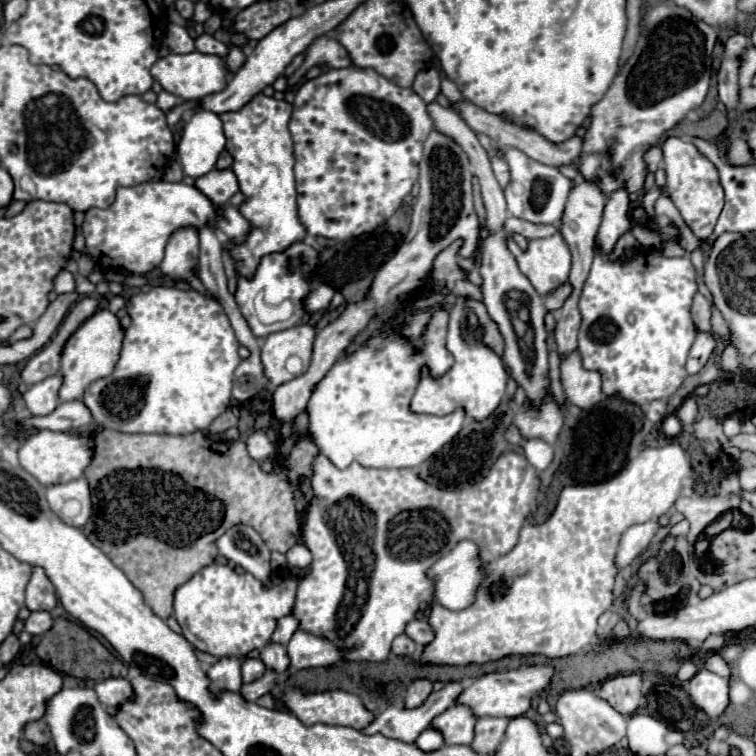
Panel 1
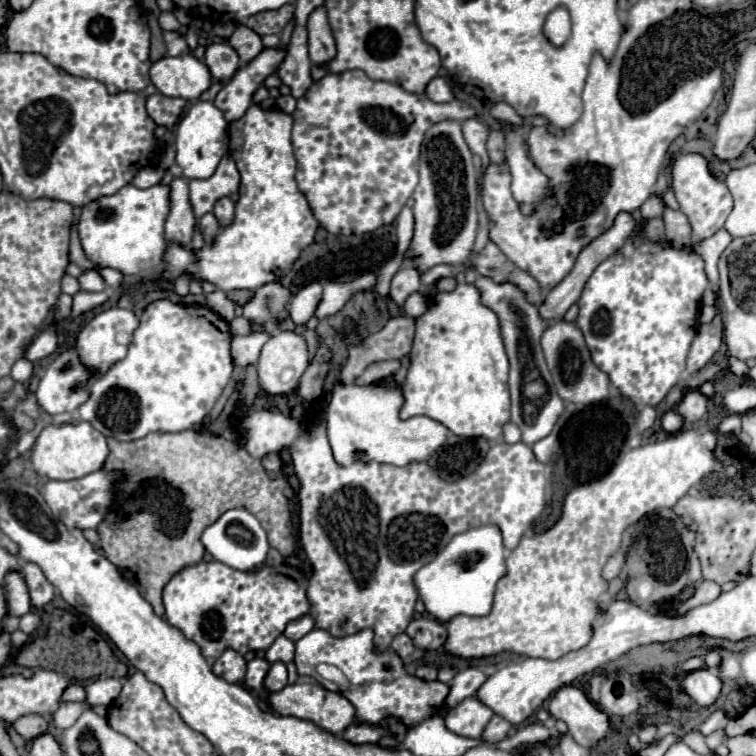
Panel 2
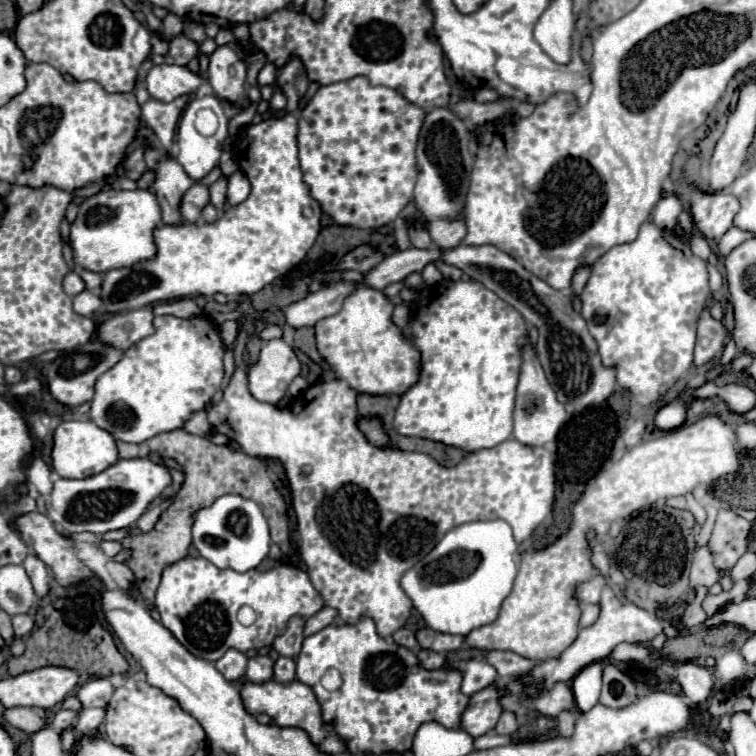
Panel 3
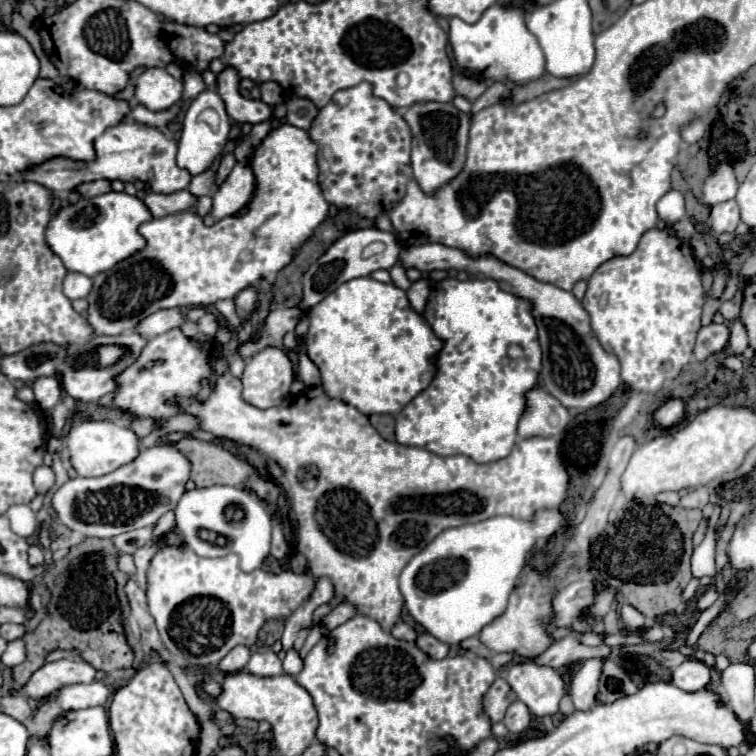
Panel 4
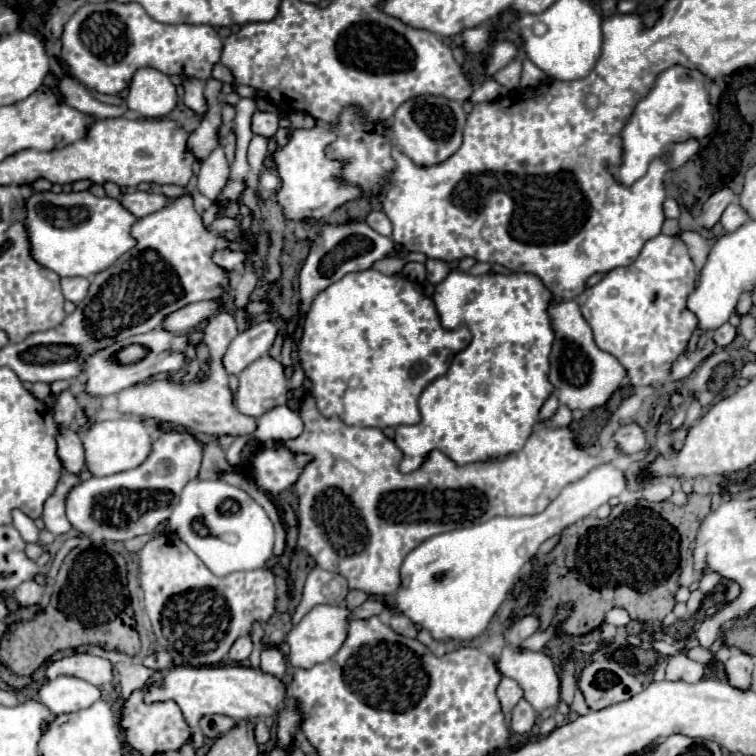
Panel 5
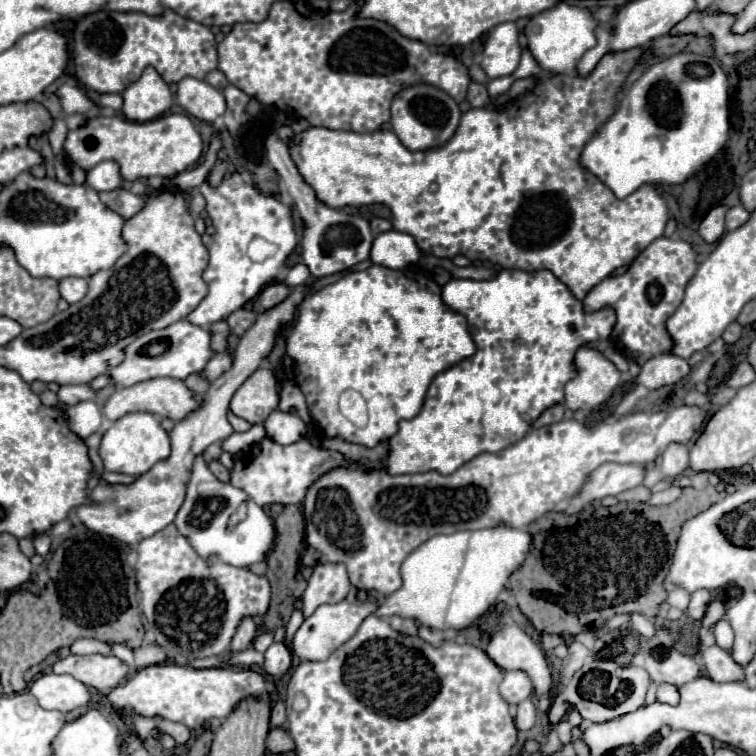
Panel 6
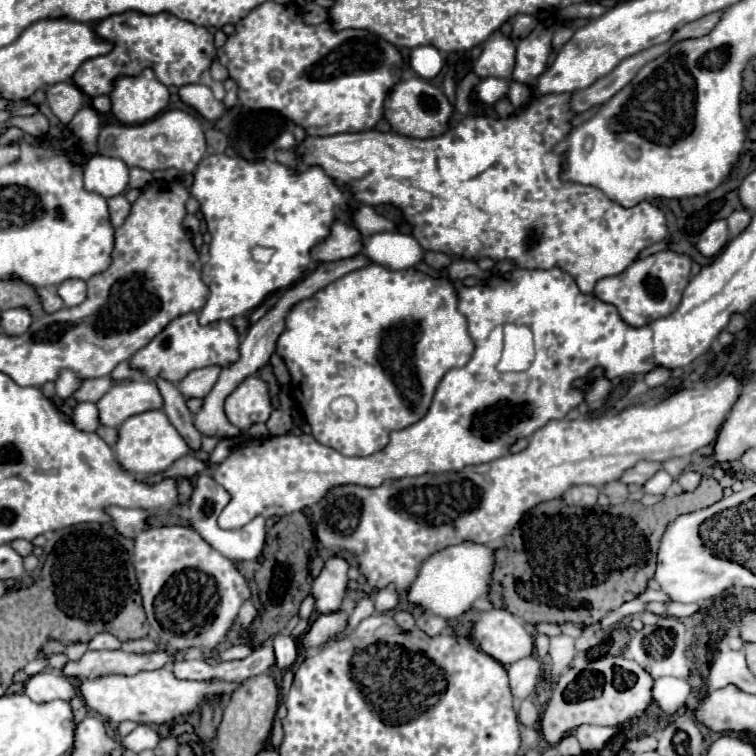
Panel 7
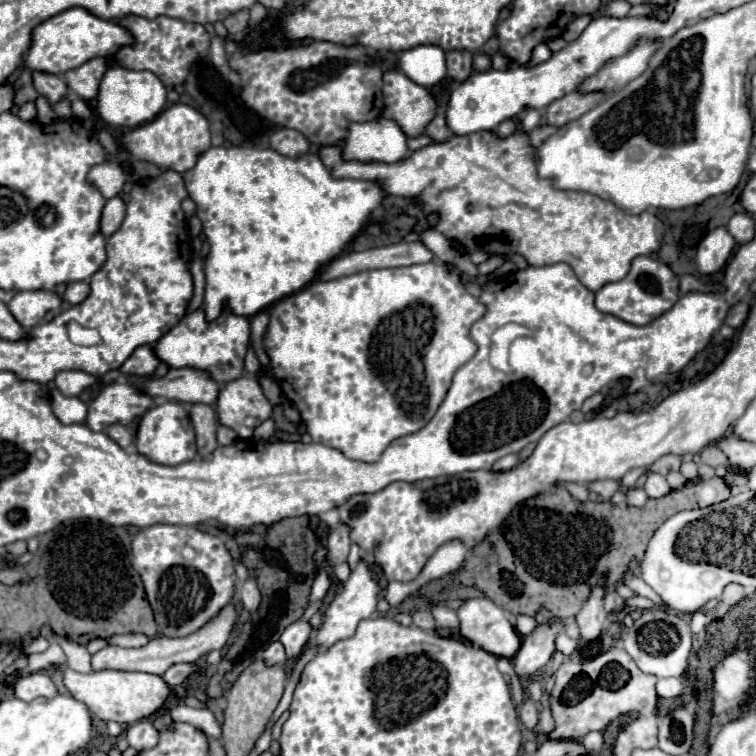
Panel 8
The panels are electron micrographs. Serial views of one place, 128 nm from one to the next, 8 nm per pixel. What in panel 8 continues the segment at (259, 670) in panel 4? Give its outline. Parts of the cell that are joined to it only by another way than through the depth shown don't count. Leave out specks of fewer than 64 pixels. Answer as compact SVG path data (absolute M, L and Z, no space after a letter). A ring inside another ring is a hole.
M298 620L298 622L290 624L290 626L282 632L282 636L280 636L280 642L284 644L286 656L288 656L290 660L298 658L300 650L302 650L304 644L308 642L308 638L310 638L310 624L308 624L308 622Z

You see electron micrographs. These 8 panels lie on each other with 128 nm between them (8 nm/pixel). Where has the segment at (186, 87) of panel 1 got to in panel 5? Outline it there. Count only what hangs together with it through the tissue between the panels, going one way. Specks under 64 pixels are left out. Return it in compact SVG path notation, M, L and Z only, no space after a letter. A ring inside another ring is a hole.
M140 68L126 96L126 106L134 112L140 112L144 118L162 118L174 110L178 102L176 86L170 78L154 68Z

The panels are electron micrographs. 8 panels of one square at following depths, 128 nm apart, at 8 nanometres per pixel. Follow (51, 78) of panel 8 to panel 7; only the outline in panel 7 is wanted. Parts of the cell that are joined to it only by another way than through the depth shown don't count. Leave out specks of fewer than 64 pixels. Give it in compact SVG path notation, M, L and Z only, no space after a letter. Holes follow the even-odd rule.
M60 82L48 88L46 92L46 100L50 110L64 122L68 124L72 120L72 116L82 108L82 98L84 94L80 94L82 90L76 88L76 84L72 82Z

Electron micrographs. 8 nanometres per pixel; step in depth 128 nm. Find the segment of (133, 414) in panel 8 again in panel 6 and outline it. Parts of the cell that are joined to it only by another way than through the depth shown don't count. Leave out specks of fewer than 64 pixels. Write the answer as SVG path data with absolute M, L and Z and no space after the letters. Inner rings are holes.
M152 378L152 380L138 382L138 384L130 386L130 388L118 388L108 398L102 412L110 420L118 420L118 418L122 418L122 416L126 416L130 412L150 412L150 414L156 414L160 418L170 418L172 422L180 422L190 412L198 410L200 404L202 404L202 398L198 394L194 394L182 380L176 380L176 378Z

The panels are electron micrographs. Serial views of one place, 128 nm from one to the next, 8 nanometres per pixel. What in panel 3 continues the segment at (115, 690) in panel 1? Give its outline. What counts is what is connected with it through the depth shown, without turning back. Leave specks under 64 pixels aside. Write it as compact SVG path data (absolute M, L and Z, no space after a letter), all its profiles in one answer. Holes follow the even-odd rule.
M96 678L86 682L80 690L78 690L78 698L82 702L82 708L104 708L110 698L112 698L114 686L110 684L108 678Z

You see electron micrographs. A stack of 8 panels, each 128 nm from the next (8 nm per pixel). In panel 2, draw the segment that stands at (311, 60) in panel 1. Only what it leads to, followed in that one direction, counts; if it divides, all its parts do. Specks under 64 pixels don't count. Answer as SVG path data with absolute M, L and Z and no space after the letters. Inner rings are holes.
M320 6L308 18L308 56L314 64L330 64L336 58L336 42L328 24L326 10Z

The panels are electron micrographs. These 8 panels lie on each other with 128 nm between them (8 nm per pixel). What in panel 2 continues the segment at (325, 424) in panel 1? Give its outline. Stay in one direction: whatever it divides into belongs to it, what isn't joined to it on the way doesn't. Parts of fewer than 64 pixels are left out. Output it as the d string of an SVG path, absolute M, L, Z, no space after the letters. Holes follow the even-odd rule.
M392 378L364 386L334 382L332 398L326 406L326 432L334 460L344 468L354 462L382 462L392 466L426 462L446 442L450 430L428 416L400 420L398 412L402 404L402 388Z

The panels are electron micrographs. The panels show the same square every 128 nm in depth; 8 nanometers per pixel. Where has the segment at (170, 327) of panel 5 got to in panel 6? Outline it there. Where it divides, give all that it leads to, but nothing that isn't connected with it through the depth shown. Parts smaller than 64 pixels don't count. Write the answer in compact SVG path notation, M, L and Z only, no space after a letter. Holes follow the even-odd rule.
M226 174L220 186L212 188L208 182L200 186L202 196L206 198L206 212L212 218L216 228L214 244L210 246L210 264L204 272L204 280L210 282L208 296L186 316L190 324L208 326L218 320L226 320L234 310L242 308L248 300L256 298L268 282L284 268L284 260L294 252L300 242L302 222L292 214L292 206L284 204L276 196L260 194L252 184L248 184L244 174ZM254 238L264 238L278 246L276 256L266 258L266 262L252 262L246 254L248 244Z

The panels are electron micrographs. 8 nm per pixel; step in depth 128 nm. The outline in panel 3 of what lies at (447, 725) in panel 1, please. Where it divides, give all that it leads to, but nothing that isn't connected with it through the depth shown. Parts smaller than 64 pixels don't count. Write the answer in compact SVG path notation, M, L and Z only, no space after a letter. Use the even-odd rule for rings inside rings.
M496 684L472 694L466 710L462 712L460 728L474 738L490 732L502 714L498 700L500 696L502 696L502 688L498 688Z

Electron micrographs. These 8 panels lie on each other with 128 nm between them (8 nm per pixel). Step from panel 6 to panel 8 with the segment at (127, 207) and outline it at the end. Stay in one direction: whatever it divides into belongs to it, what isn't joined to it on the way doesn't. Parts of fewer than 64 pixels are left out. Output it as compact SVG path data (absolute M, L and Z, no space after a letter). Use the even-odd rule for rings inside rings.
M120 196L106 200L106 206L104 206L104 212L102 212L102 222L100 222L104 236L110 236L120 228L124 214L126 214L126 204Z

